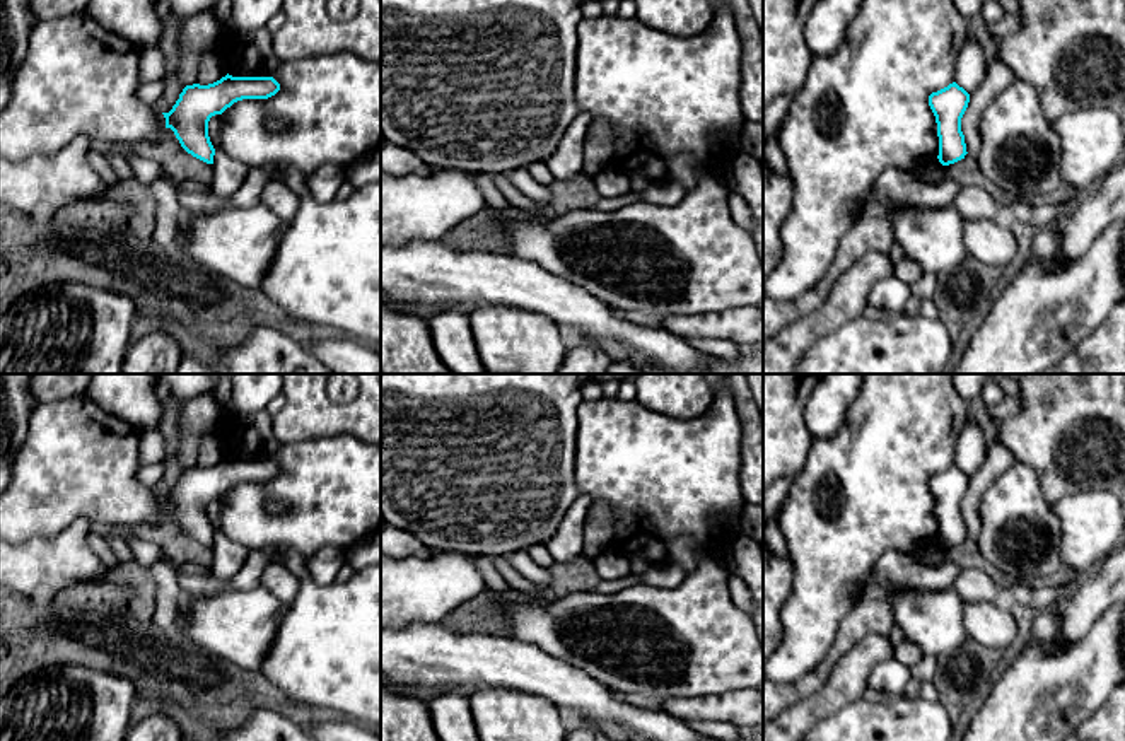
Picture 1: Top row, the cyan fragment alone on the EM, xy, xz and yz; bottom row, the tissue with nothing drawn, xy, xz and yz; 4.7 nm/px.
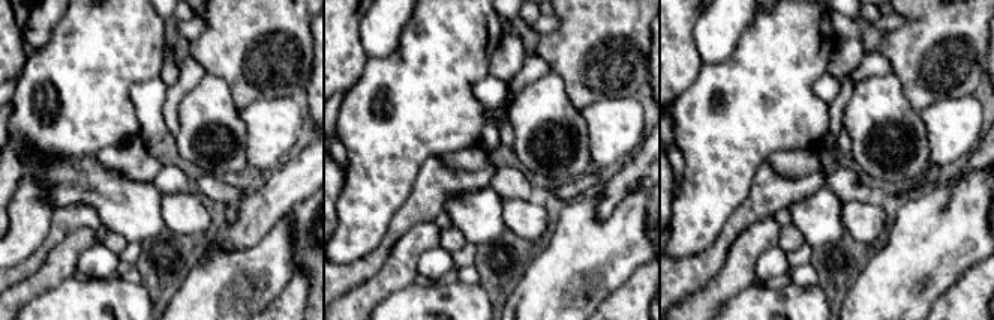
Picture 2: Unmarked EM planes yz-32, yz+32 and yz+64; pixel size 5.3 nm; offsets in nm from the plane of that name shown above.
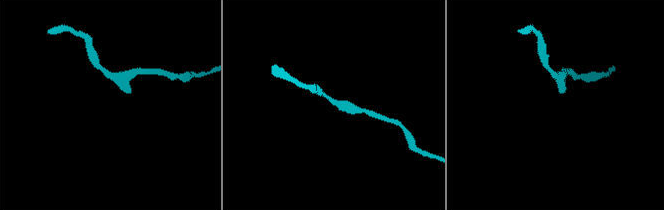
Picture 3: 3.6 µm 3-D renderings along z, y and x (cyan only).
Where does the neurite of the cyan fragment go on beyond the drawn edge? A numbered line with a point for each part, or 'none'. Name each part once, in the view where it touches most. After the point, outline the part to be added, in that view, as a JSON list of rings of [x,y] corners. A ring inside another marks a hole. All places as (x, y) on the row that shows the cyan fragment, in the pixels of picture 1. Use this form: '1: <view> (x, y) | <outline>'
none

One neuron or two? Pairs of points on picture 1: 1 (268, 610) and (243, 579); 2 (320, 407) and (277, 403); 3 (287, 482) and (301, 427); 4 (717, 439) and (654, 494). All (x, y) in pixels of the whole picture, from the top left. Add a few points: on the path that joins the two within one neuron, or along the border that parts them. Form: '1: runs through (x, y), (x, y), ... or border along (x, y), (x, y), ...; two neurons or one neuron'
1: border along (260, 586), (221, 591), (212, 596); two neurons
2: border along (282, 393), (284, 405), (273, 417); two neurons
3: border along (337, 434), (282, 444); two neurons
4: runs through (702, 455), (680, 477), (670, 482); one neuron

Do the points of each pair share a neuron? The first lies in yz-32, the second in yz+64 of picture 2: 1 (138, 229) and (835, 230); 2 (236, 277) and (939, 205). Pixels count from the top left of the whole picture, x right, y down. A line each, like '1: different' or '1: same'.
1: same
2: same

